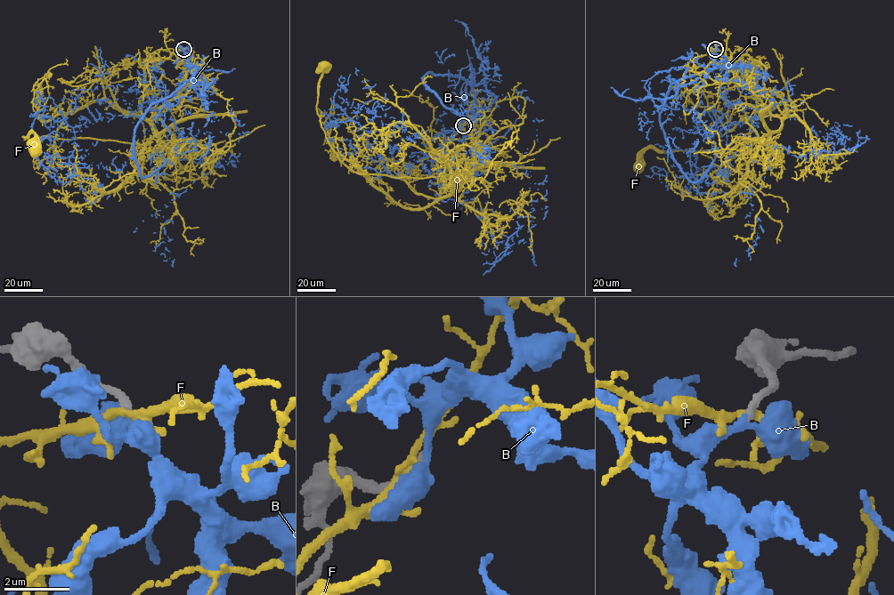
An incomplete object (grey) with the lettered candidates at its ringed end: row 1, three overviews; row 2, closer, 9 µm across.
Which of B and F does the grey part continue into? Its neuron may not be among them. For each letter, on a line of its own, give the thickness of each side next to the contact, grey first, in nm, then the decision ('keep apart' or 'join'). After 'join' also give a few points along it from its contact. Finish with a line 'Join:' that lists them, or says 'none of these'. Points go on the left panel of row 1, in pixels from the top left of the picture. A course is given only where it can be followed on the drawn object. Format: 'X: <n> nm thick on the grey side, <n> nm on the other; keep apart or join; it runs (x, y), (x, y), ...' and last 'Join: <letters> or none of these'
B: 240 nm thick on the grey side, 240 nm on the other; join; it runs (183, 48), (194, 68), (176, 95), (158, 93), (159, 110), (111, 85), (41, 106), (37, 158), (107, 198)
F: 280 nm thick on the grey side, 240 nm on the other; keep apart
Join: B

